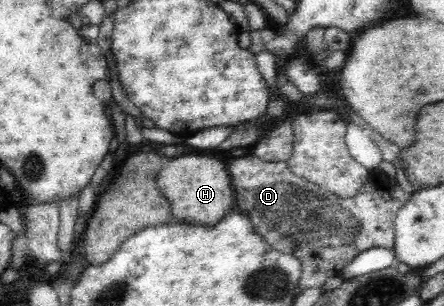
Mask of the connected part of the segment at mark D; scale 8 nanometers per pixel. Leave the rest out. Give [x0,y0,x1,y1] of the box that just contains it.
[227,155,412,290]

